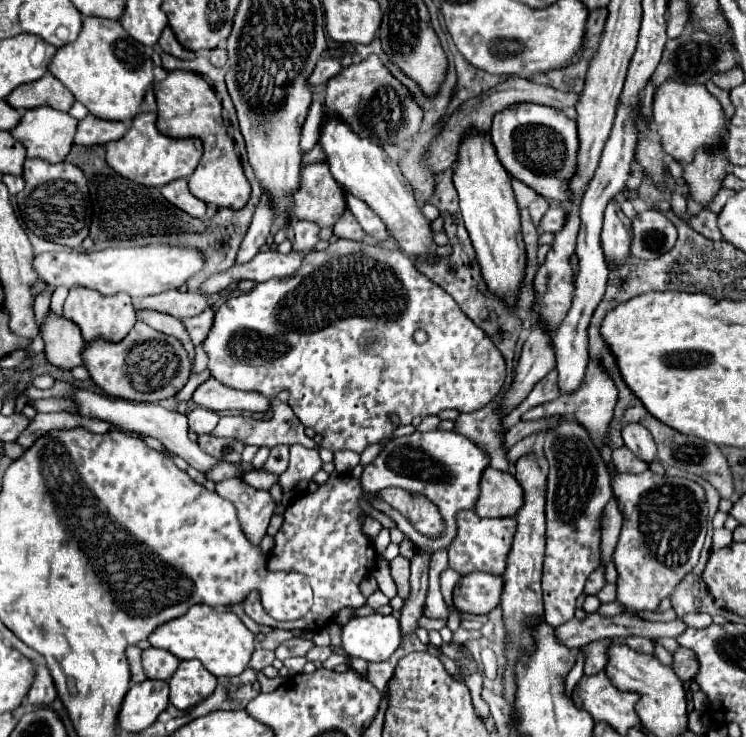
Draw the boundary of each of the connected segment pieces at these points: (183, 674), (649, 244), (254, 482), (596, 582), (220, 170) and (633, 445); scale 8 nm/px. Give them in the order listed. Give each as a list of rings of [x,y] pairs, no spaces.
[[[181,661],[175,675],[169,679],[171,705],[187,711],[209,697],[215,683],[215,677],[201,665],[201,661]]]
[[[643,211],[633,219],[631,253],[639,259],[657,259],[677,241],[675,225],[661,211]]]
[[[249,471],[249,473],[243,473],[242,480],[257,490],[270,490],[273,484],[278,481],[278,476],[265,471],[259,471],[259,473]]]
[[[597,567],[591,577],[587,579],[587,585],[585,585],[585,595],[597,595],[601,591],[601,587],[605,585],[605,577],[603,577],[603,567]]]
[[[175,69],[169,71],[163,81],[153,83],[153,93],[157,99],[157,129],[169,137],[199,137],[203,141],[203,157],[189,177],[189,189],[195,197],[217,207],[241,209],[245,207],[251,185],[235,153],[233,139],[221,119],[221,101],[217,99],[213,87],[201,79],[197,73]]]
[[[625,425],[623,431],[623,441],[625,441],[625,447],[629,447],[633,453],[637,453],[637,457],[641,457],[643,461],[651,463],[655,461],[655,455],[657,455],[657,447],[653,443],[653,437],[651,433],[643,427],[643,425]]]

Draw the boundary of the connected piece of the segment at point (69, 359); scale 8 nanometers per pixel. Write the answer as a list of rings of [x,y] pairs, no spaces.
[[[49,311],[41,337],[45,341],[45,355],[47,361],[61,369],[73,369],[75,365],[81,365],[81,349],[83,349],[83,337],[77,325],[73,321],[65,321],[65,317]]]

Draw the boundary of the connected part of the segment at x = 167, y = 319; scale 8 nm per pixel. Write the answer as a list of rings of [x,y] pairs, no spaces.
[[[139,311],[137,315],[139,315],[141,321],[151,325],[153,329],[157,329],[165,335],[177,337],[183,343],[183,347],[189,355],[189,361],[195,363],[195,345],[193,345],[193,341],[189,341],[189,333],[185,333],[185,325],[179,319],[175,319],[171,315],[165,315],[165,313],[159,313],[159,311]]]

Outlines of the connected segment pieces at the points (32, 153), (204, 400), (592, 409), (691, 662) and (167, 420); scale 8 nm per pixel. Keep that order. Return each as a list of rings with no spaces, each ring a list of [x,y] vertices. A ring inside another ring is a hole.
[[[43,105],[43,107],[27,109],[23,113],[21,121],[17,123],[17,127],[13,127],[9,133],[25,145],[29,159],[37,157],[37,159],[43,159],[43,161],[49,161],[49,163],[61,163],[71,149],[75,127],[77,127],[77,119],[73,119],[69,113],[55,111],[53,107]]]
[[[207,379],[195,393],[193,401],[211,411],[269,411],[271,399],[261,397],[261,393],[243,393],[239,389],[229,389],[217,379]]]
[[[589,359],[589,365],[585,369],[585,381],[581,381],[581,389],[575,389],[573,393],[563,393],[559,399],[537,405],[529,409],[521,419],[539,419],[539,417],[551,417],[551,415],[571,415],[577,419],[579,425],[591,433],[593,441],[603,447],[605,437],[609,435],[609,419],[613,419],[613,405],[617,405],[617,387],[611,379],[611,375],[603,369],[603,365],[597,359]]]
[[[679,647],[675,653],[673,653],[673,671],[679,675],[681,681],[687,681],[691,677],[697,675],[699,671],[699,661],[697,661],[697,655],[695,651],[691,649],[685,649],[685,647]]]
[[[77,389],[71,399],[75,399],[75,403],[79,405],[79,415],[97,417],[97,419],[109,421],[109,423],[113,423],[113,425],[117,425],[125,431],[155,437],[171,453],[183,457],[191,467],[195,467],[201,473],[207,473],[209,469],[213,469],[213,465],[217,465],[215,457],[209,457],[207,453],[203,453],[199,449],[199,445],[189,439],[189,435],[187,435],[187,417],[179,411],[169,411],[169,409],[163,409],[161,405],[155,405],[155,403],[133,403],[133,401],[125,401],[125,399],[109,399],[105,395],[97,395],[97,393],[87,391],[87,389]]]

